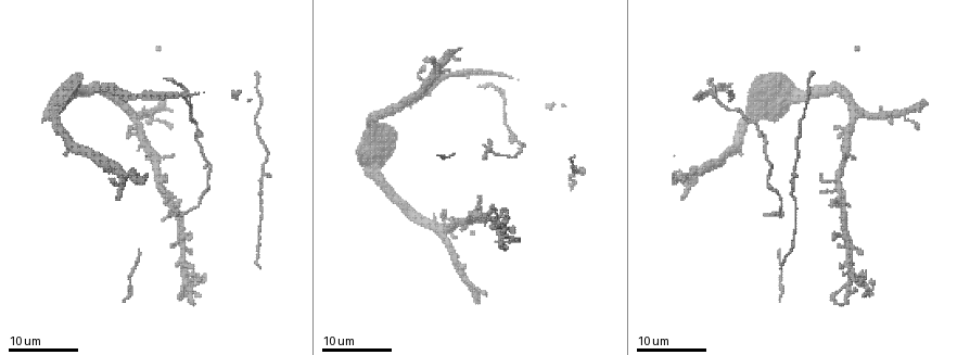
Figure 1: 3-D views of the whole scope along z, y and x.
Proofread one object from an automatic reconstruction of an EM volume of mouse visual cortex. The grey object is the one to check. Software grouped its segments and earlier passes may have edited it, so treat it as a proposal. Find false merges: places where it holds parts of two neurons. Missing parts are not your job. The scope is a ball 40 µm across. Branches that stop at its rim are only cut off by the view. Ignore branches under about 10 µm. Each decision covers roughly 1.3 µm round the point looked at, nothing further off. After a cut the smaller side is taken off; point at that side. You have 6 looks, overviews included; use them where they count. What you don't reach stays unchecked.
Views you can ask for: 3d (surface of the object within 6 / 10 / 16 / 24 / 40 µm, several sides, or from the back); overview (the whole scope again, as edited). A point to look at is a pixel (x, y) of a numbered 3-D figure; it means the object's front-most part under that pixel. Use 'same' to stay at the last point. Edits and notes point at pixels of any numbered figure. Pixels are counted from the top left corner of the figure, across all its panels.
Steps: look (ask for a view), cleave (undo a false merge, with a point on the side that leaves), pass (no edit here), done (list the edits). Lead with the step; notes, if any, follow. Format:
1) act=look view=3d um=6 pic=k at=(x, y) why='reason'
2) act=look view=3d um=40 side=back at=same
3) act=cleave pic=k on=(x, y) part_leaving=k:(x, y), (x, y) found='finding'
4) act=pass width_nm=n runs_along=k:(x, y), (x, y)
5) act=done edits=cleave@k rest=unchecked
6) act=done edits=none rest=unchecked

act=look view=3d um=16 pic=1 at=(261, 173) why='two arms in line, one across'

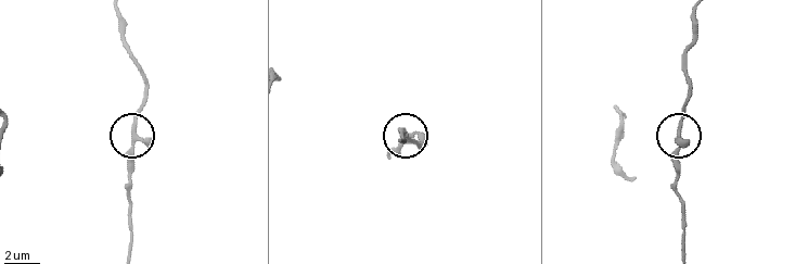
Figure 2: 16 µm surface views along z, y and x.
act=look view=3d um=10 pic=2 at=(134, 136)

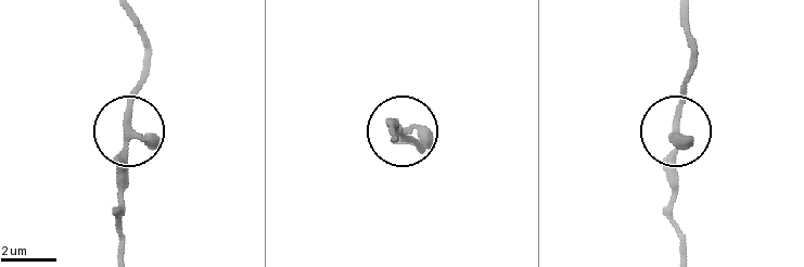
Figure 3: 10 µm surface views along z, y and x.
act=pass found='continuous, no second neuron'

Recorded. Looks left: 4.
act=look view=3d um=24 pic=1 at=(510, 141) why='sudden change in width'

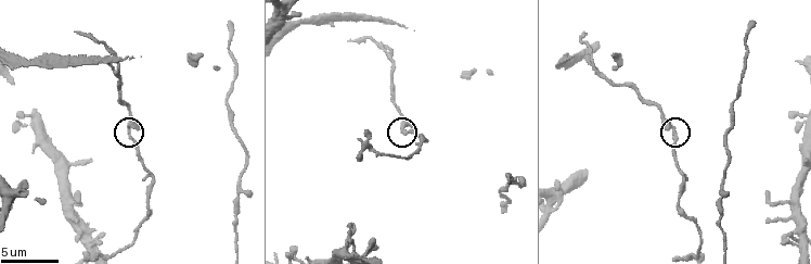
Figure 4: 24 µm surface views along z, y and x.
act=look view=3d um=6 pic=4 at=(404, 132)

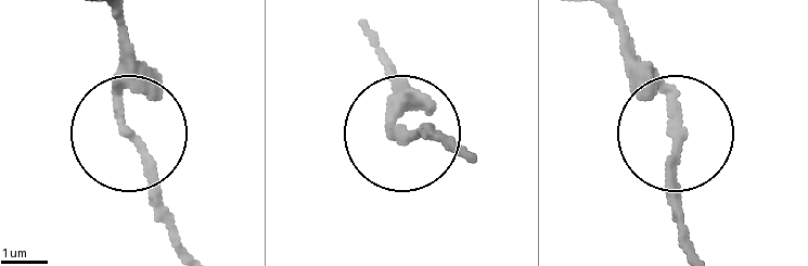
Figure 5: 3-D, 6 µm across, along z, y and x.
act=pass runs_along=5:(385, 64), (397, 76), (397, 126), (451, 135) found='continuous, no second neuron'

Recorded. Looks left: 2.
act=look view=3d um=10 pic=4 at=(360, 155) why='calibre changes'

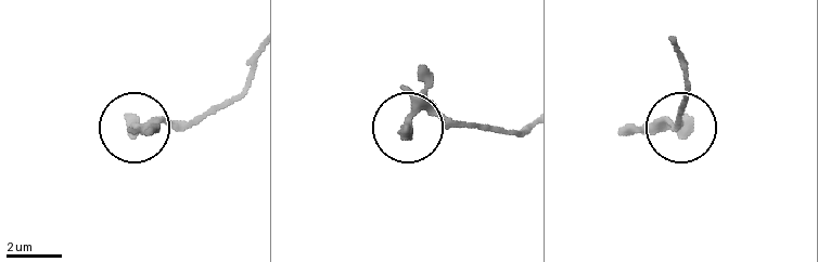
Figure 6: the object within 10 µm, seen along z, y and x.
act=pass width_nm=350 runs_along=6:(252, 63), (238, 95), (189, 123), (135, 126) found='all the same neuron'

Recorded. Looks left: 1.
act=done edits=none rest=unchecked

